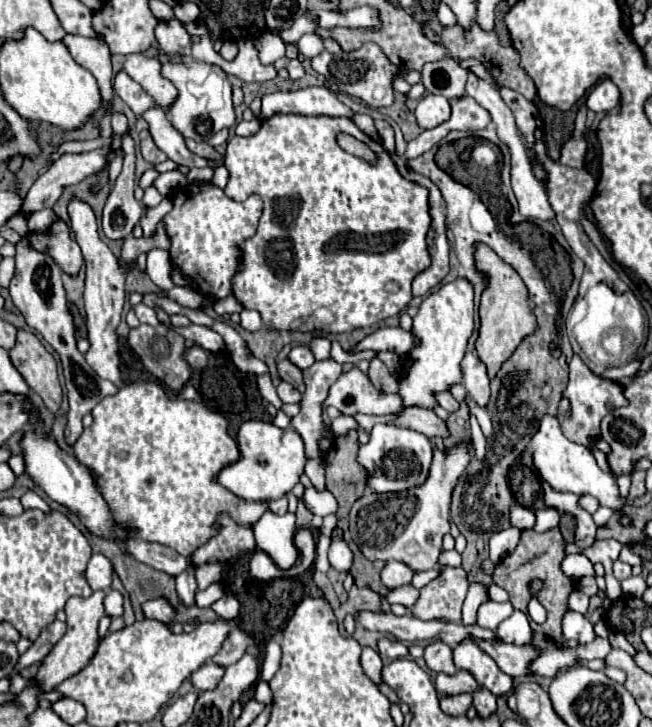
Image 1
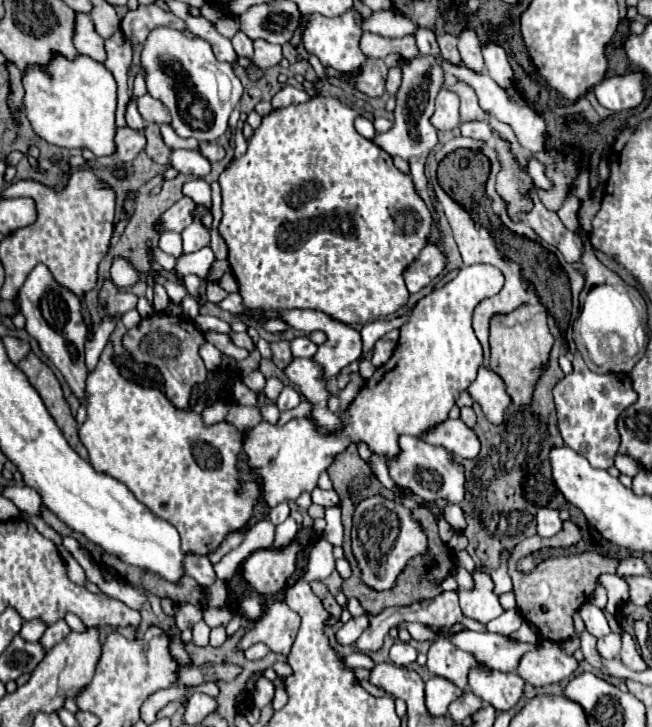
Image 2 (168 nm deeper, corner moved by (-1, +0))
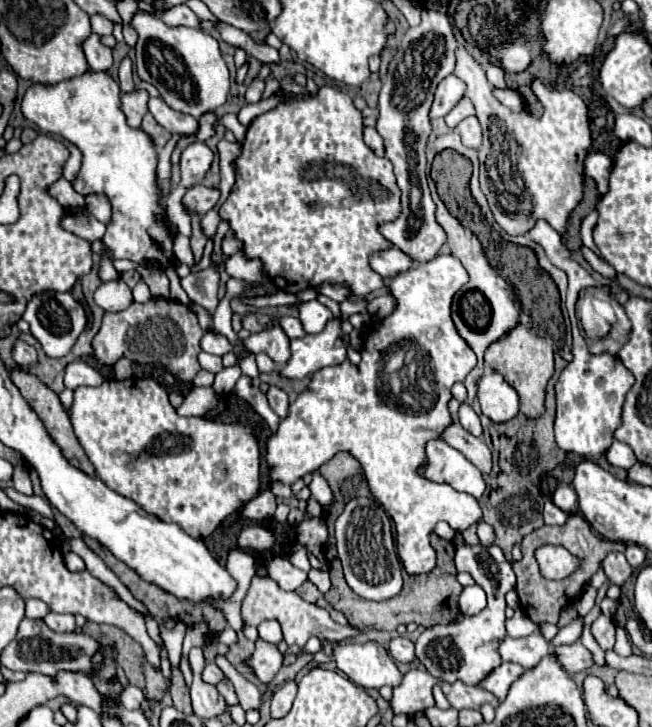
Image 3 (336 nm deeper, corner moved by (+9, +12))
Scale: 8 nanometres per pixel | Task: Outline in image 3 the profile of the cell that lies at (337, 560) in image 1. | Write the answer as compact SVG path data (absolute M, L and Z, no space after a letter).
M312 518L312 520L304 520L300 526L298 526L298 540L306 546L312 546L312 544L318 544L322 546L326 540L328 540L328 530L326 530L326 524L322 518Z

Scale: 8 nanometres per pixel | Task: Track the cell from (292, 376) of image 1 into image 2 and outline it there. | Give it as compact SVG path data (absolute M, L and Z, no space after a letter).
M280 340L280 342L272 342L270 344L270 350L272 350L272 362L284 370L290 360L292 360L292 352L290 352L290 342L288 340Z

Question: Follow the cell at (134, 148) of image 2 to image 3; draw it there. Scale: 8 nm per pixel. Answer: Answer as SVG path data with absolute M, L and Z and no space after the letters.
M134 90L126 96L120 98L122 100L122 112L126 116L128 126L132 128L140 128L140 122L144 118L144 110L148 112L146 104L148 104L148 94L144 90Z

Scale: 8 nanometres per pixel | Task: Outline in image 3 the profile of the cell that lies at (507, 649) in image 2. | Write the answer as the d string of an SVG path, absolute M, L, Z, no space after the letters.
M534 632L526 638L506 636L498 648L498 654L504 662L516 662L524 668L536 666L548 652L550 652L550 644L538 632Z

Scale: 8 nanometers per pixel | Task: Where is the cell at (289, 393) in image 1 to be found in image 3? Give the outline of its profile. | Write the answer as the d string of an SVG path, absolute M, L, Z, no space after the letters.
M270 386L266 396L268 396L268 402L270 402L270 408L272 408L280 418L284 418L286 412L288 412L288 394L286 394L282 388L278 388L278 386Z

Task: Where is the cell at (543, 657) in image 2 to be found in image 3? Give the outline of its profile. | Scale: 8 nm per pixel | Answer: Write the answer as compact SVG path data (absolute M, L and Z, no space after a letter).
M574 642L574 644L562 644L562 646L554 646L552 648L554 656L558 658L558 664L562 666L562 670L566 674L574 674L574 672L582 672L586 668L590 668L594 664L590 652L582 646L582 642Z

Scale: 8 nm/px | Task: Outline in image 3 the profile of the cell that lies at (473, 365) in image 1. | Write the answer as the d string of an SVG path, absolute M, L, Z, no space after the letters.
M486 372L478 380L478 402L482 414L500 424L518 414L518 394L498 372Z

